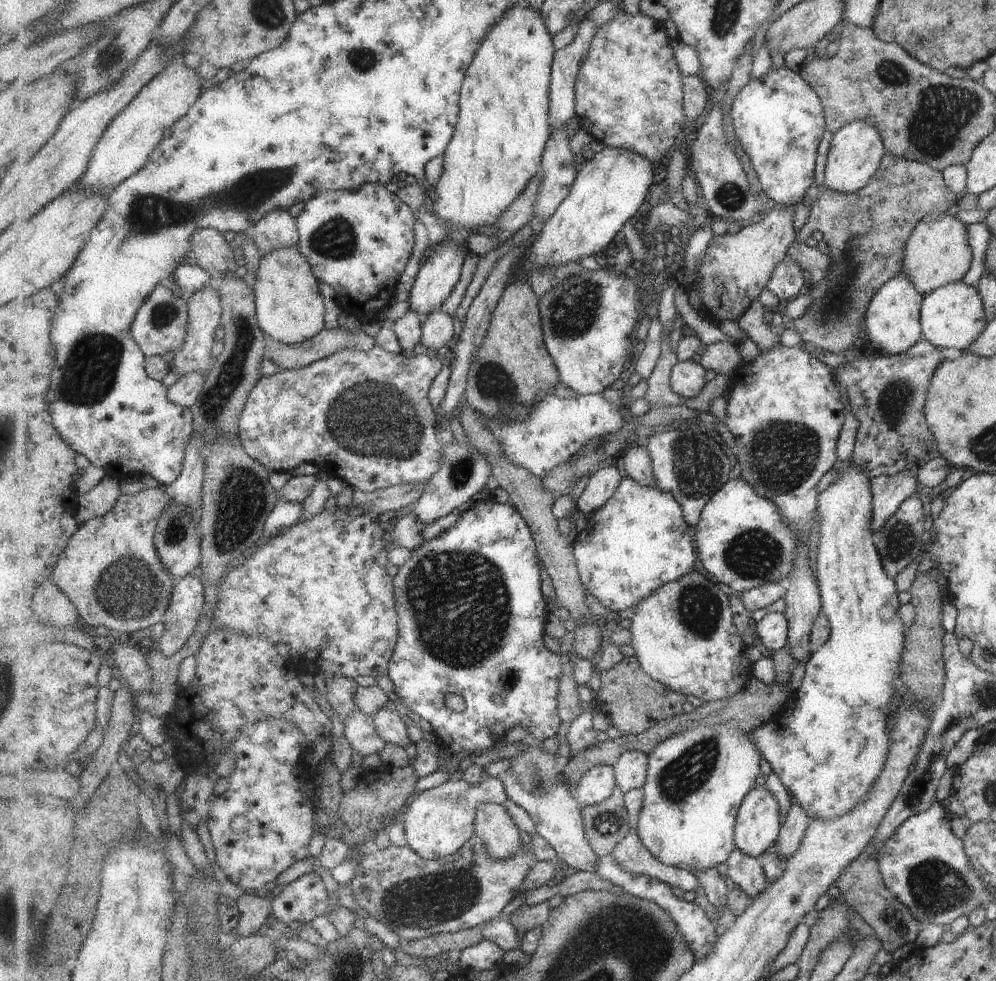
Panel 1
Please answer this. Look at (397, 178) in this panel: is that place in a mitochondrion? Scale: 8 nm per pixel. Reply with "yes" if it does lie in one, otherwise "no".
no

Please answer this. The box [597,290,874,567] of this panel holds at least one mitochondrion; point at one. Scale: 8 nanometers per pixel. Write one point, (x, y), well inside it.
(782, 454)

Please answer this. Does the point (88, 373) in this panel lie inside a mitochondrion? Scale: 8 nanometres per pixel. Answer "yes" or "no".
yes

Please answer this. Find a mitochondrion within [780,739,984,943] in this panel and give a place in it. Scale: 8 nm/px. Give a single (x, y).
(937, 888)

